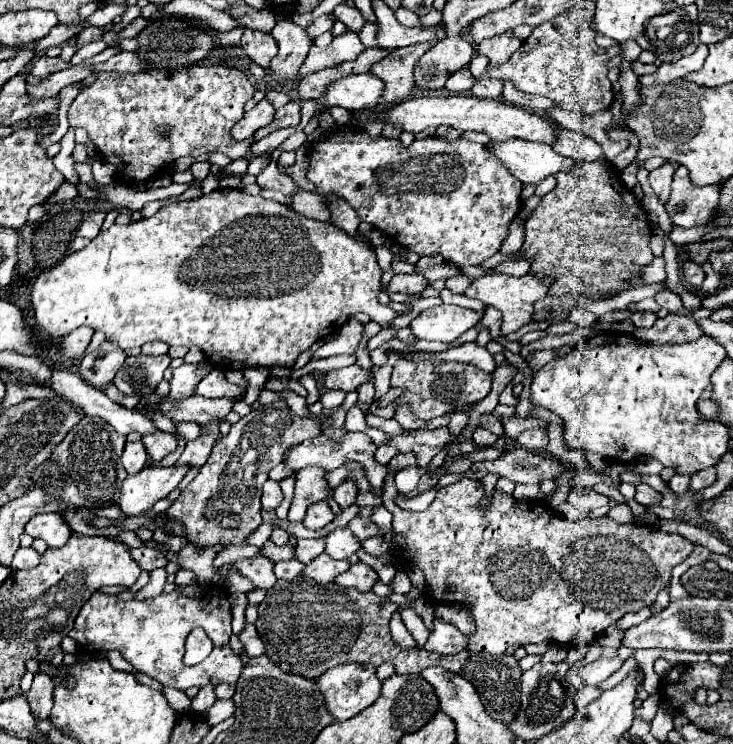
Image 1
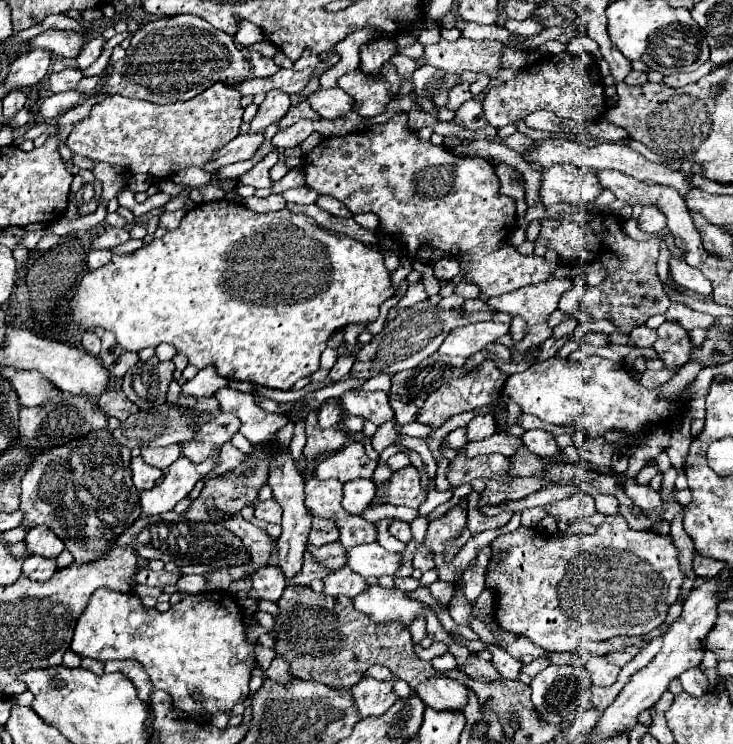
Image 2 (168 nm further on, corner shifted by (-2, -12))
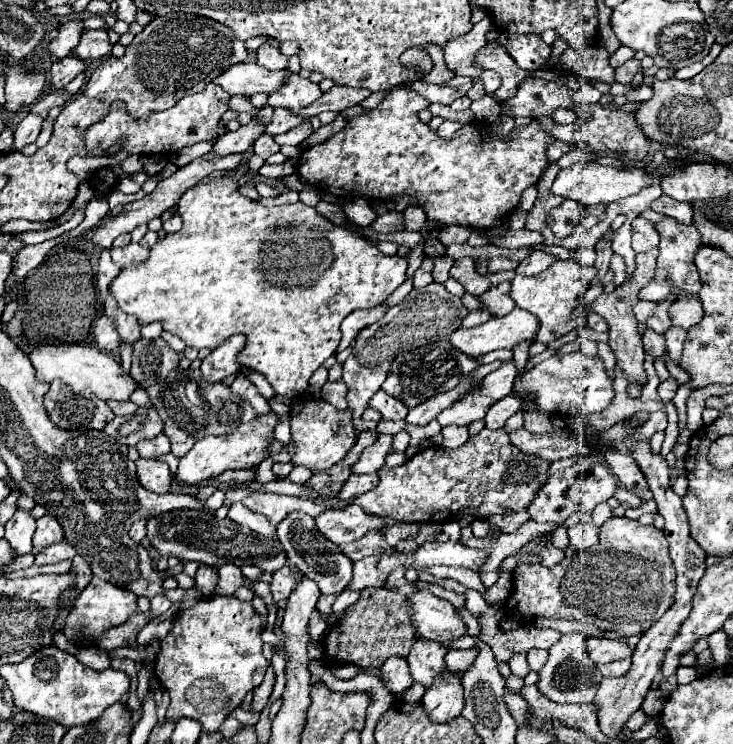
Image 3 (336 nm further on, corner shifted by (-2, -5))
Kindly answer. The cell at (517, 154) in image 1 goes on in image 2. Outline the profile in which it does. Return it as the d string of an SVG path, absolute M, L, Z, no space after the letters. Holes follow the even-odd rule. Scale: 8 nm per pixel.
M551 164L541 170L539 196L545 206L557 202L587 204L593 202L603 186L591 168L569 164Z

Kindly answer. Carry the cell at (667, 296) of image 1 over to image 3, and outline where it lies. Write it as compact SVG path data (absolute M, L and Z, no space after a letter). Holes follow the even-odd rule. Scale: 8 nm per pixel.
M677 297L677 301L669 307L669 319L673 321L673 327L681 327L685 331L697 325L701 317L701 301L695 297Z

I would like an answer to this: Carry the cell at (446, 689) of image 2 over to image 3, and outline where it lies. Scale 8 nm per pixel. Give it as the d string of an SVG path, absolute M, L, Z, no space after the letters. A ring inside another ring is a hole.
M415 635L415 643L411 645L407 659L413 679L425 687L431 687L437 673L445 669L445 655L447 647L435 641L427 641L421 635Z

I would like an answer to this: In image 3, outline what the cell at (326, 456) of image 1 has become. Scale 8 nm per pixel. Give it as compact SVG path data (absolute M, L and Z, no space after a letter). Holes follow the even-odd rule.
M379 435L373 445L369 445L359 461L353 465L353 473L375 473L385 465L385 457L393 453L393 437L391 435Z

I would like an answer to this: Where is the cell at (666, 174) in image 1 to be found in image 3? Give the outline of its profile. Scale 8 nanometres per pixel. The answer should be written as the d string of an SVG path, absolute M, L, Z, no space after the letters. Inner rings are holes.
M637 217L637 219L633 219L631 227L633 227L631 243L633 243L635 253L645 253L645 251L649 251L649 249L659 245L659 233L655 231L651 221Z

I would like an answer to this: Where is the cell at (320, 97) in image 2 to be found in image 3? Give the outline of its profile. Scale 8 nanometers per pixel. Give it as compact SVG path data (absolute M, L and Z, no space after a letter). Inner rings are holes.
M291 75L281 89L269 93L269 105L271 107L287 107L287 109L303 109L311 105L315 99L321 97L319 85L311 83L309 79L303 79L299 75Z

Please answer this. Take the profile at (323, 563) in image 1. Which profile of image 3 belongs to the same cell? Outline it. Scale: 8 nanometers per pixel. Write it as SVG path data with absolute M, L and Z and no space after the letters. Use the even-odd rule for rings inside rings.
M365 557L365 559L359 559L355 561L355 567L353 567L353 581L351 581L351 587L353 591L363 591L367 587L383 587L385 581L387 581L389 575L381 573L377 569L377 557Z

